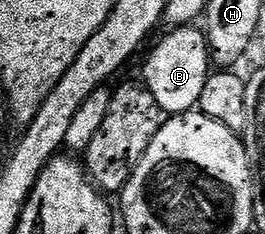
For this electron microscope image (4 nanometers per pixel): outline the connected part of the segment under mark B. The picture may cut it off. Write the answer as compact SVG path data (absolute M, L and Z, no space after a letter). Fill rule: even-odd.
M178 26L170 30L150 53L143 75L147 89L151 90L164 114L175 116L192 112L200 101L205 83L211 73L210 49L207 36L196 26Z

